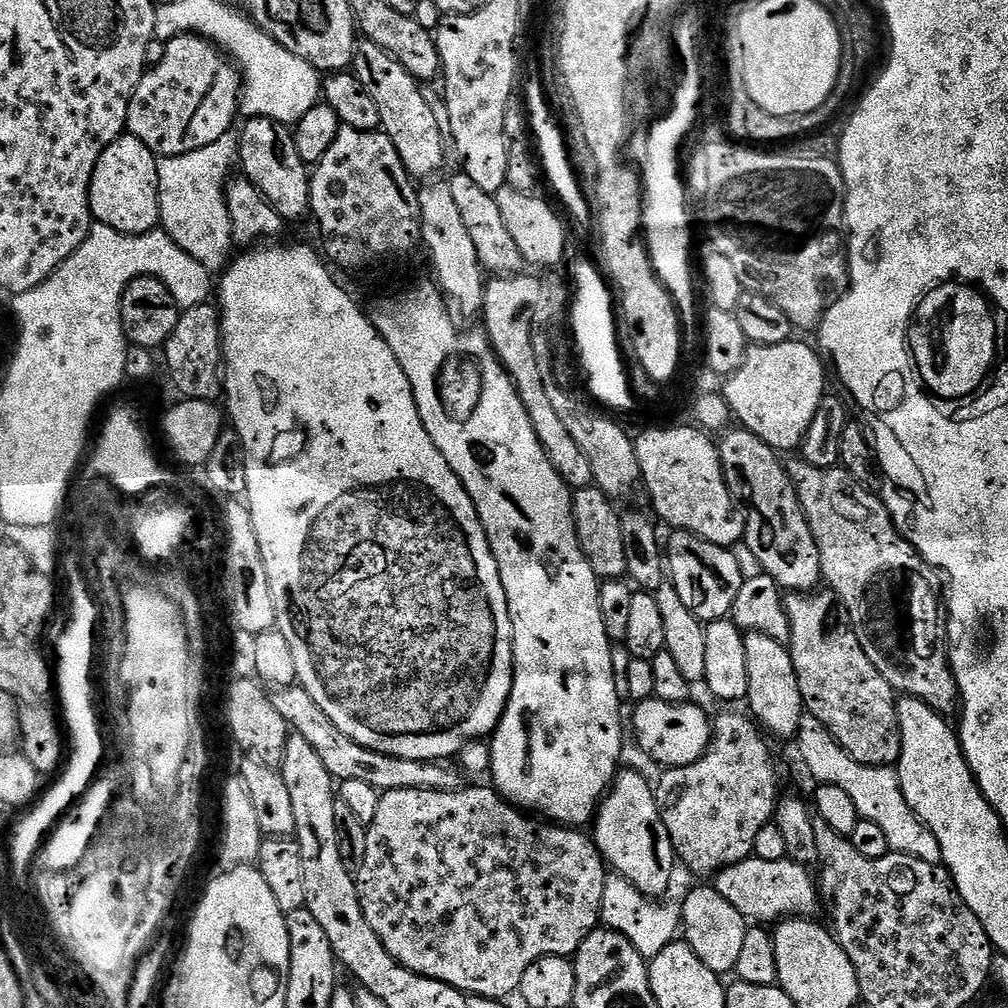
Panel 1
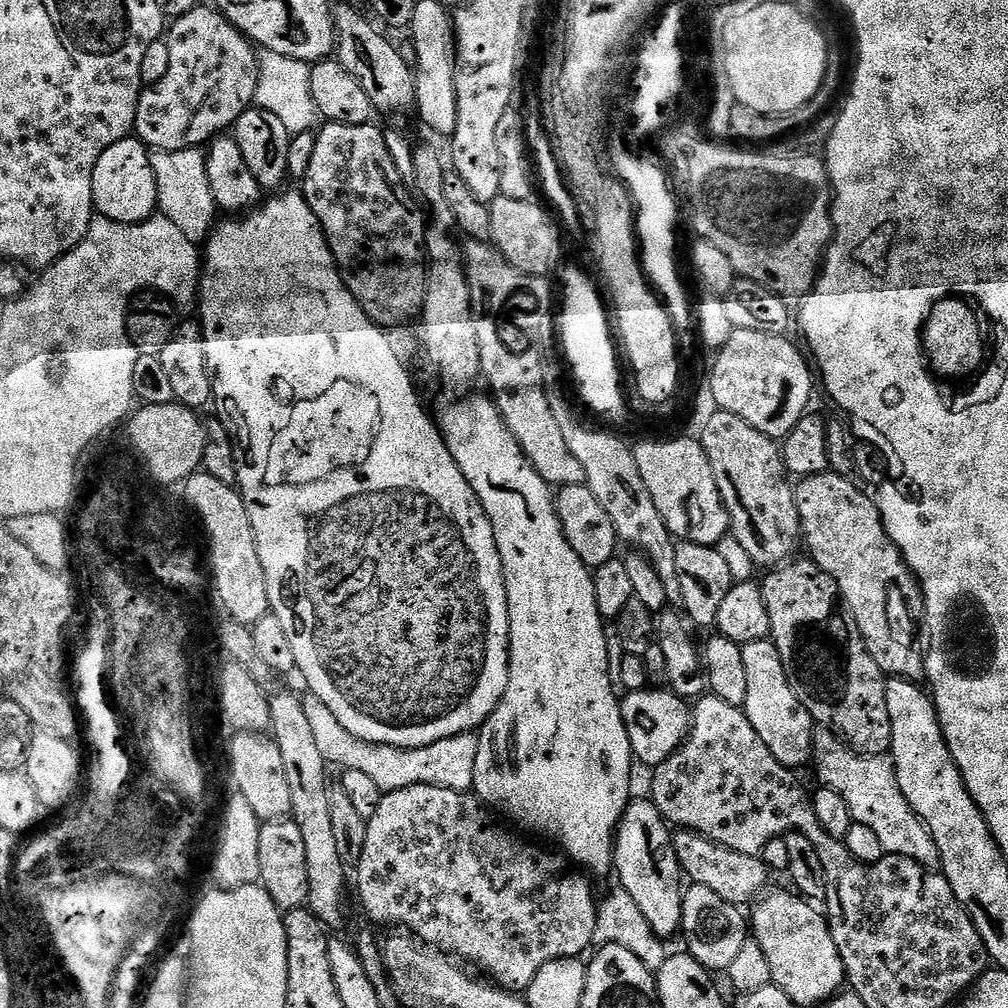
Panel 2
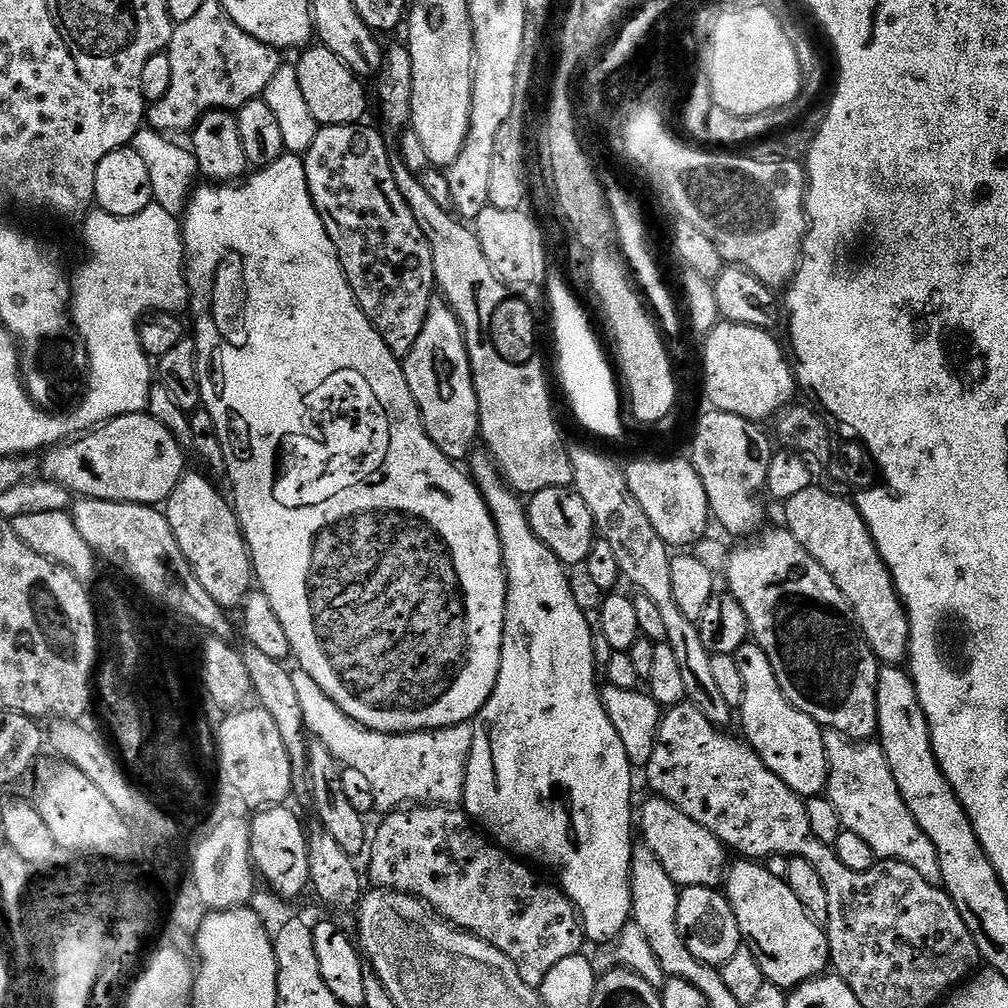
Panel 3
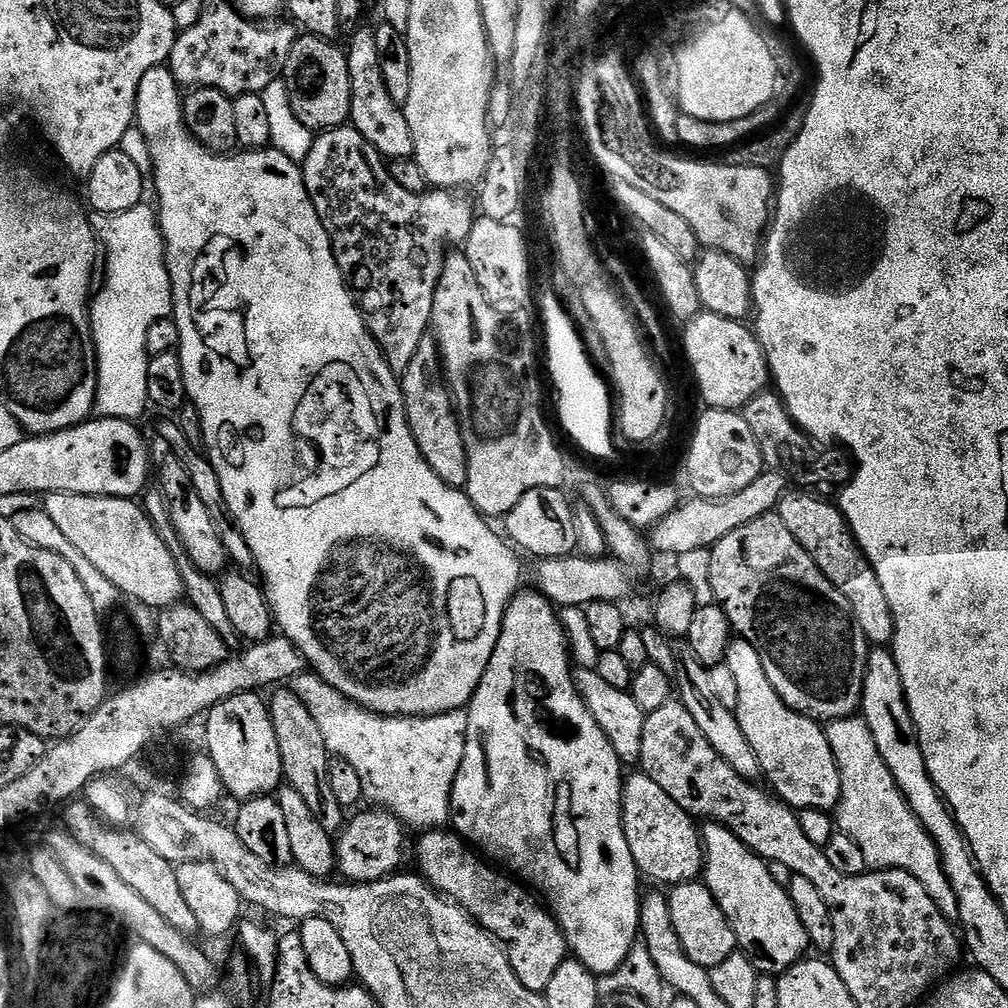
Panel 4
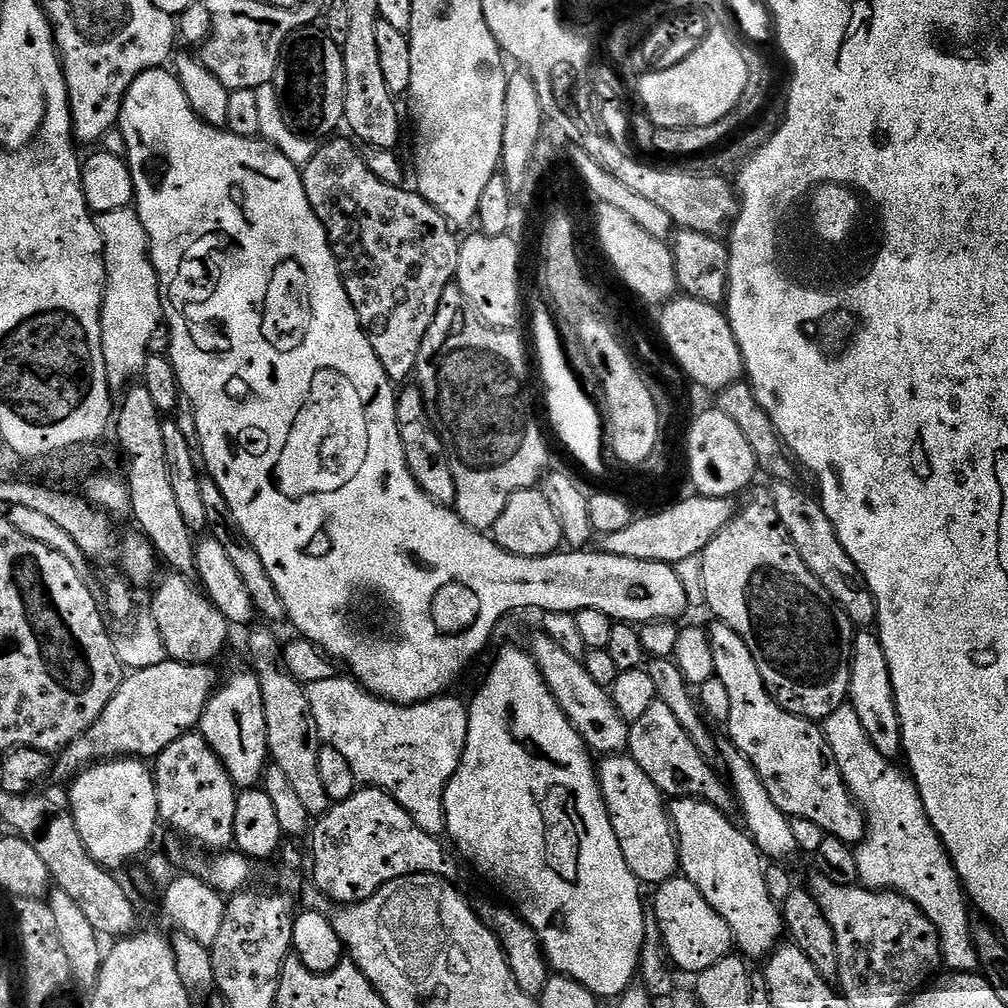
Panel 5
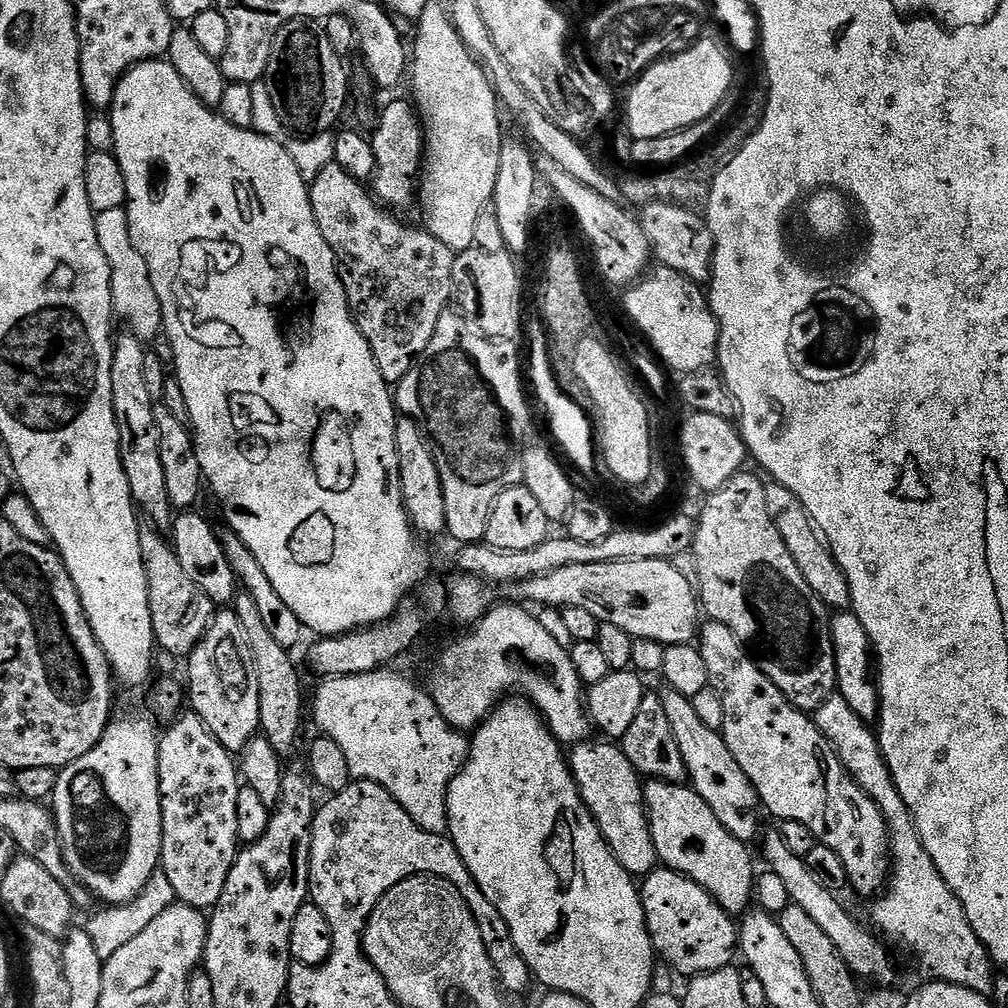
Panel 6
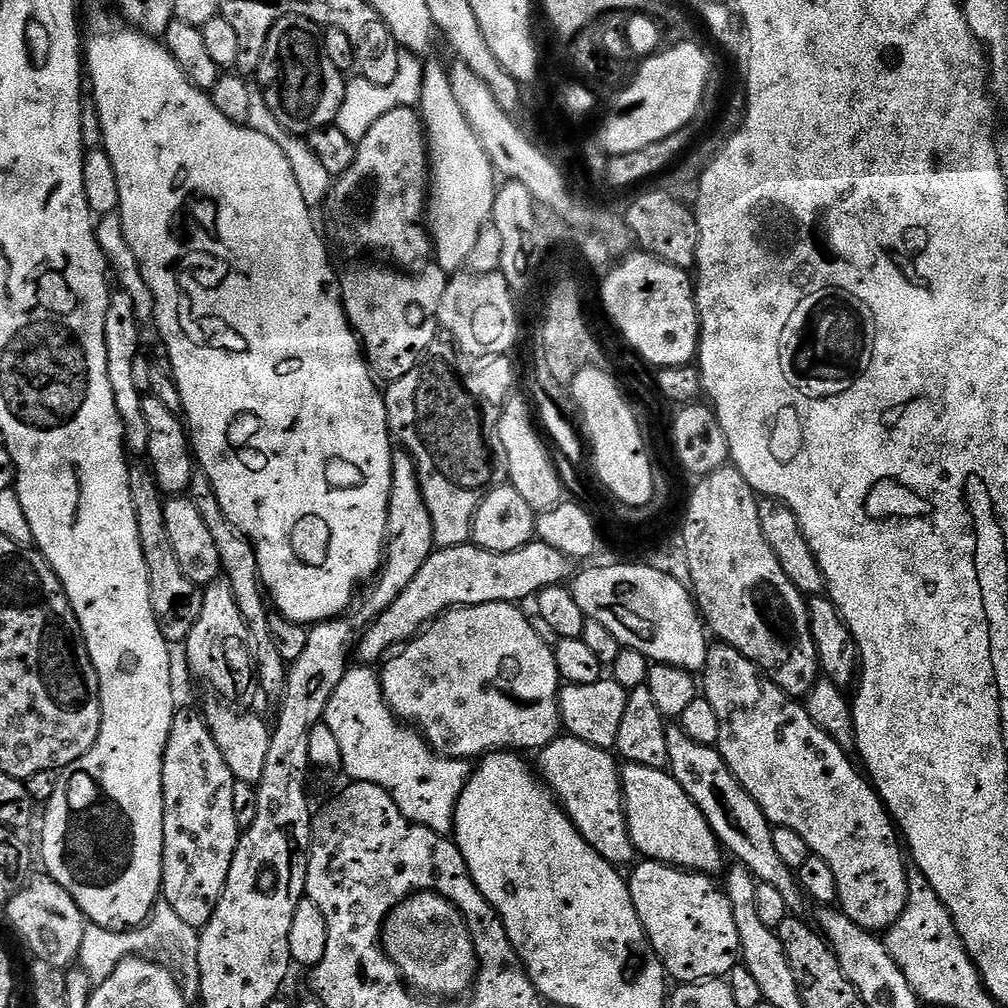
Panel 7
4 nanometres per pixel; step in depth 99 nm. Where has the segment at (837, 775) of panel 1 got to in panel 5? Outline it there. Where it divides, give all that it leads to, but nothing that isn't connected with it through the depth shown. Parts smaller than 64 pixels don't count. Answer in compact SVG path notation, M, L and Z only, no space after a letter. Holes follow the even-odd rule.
M845 702L842 706L838 706L838 710L834 710L834 714L830 714L822 722L822 727L828 751L832 753L832 762L838 766L849 794L864 813L864 839L854 848L860 884L866 888L899 892L901 896L913 900L922 910L922 914L926 914L926 918L934 922L938 930L943 963L949 964L947 967L953 972L976 972L980 968L980 959L976 953L974 924L968 921L970 904L952 859L948 857L948 851L940 841L940 835L934 830L922 806L922 798L916 791L915 783L909 779L903 767L895 768L897 765L885 758L878 750L878 746L874 746L874 742L870 742L870 734L866 734L851 703Z

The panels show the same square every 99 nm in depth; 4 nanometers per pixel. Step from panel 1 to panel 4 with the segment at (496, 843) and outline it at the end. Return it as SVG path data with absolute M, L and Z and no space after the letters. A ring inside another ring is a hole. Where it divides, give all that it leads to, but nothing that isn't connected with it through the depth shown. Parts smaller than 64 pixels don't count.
M428 830L421 836L424 837L416 844L419 875L499 941L508 953L514 974L518 974L518 982L522 982L526 990L543 994L550 986L550 978L554 978L554 970L558 970L570 956L551 912L519 879L497 870L487 859L477 855L455 831Z

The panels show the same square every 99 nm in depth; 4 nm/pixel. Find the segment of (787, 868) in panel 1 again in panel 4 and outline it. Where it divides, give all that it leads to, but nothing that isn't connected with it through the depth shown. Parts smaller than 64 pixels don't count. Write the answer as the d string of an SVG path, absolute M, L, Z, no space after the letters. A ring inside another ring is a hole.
M636 770L624 782L624 793L622 794L622 826L626 834L626 843L630 846L630 854L634 856L636 868L645 881L653 880L656 884L687 884L695 881L701 875L704 866L704 846L701 833L698 831L697 821L654 778L650 778L643 770Z

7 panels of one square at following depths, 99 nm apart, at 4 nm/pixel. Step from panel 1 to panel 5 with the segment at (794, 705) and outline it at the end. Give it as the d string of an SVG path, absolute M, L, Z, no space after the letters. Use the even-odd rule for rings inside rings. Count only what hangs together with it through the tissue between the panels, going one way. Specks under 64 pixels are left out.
M712 622L712 625L707 625L706 631L710 638L710 650L714 650L715 676L720 679L722 686L726 686L730 697L727 739L742 755L750 758L754 770L758 770L758 778L762 778L762 786L766 786L766 794L774 798L774 806L778 806L778 810L782 810L789 818L807 818L809 822L822 826L825 836L833 836L853 846L859 844L864 839L864 813L849 794L838 766L832 762L823 727L805 716L790 714L772 697L758 670L758 662L754 662L754 654L750 654L750 646L746 646L746 642L742 642L742 638L734 634L730 626Z

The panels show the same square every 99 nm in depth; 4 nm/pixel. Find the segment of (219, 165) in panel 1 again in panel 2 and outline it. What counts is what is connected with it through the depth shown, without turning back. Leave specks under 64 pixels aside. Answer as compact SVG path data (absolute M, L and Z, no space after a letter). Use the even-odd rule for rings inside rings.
M200 148L151 153L151 168L154 170L158 186L157 207L161 215L168 217L186 238L197 244L203 243L211 235L218 216L218 209L206 175L205 158L205 151Z

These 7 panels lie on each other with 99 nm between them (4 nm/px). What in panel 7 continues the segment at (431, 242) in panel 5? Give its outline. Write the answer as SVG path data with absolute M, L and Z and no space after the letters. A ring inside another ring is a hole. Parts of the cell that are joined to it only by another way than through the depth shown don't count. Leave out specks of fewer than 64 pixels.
M435 262L412 271L387 267L368 264L354 269L348 277L343 277L342 295L344 313L362 345L369 369L381 381L391 382L406 378L437 343L438 306L442 306L442 294L446 294L450 276Z

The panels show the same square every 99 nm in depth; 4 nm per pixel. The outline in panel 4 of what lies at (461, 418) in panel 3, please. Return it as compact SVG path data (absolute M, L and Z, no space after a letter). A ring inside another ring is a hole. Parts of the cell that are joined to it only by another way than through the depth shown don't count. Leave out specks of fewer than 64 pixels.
M426 338L422 346L418 346L418 354L406 366L400 380L400 389L404 395L406 418L410 430L414 434L414 442L418 442L418 450L422 458L452 488L461 490L468 487L468 455L464 449L465 433L460 433L460 424L456 421L457 409L454 407L452 393L442 375L442 357L437 341Z

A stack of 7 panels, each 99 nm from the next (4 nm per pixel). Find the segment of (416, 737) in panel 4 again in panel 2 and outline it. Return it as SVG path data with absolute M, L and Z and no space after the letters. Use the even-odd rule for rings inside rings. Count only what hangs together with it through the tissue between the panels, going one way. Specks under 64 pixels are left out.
M317 696L303 697L306 718L314 734L314 742L322 758L329 764L337 764L340 770L362 770L373 782L378 782L381 792L402 790L406 786L442 786L446 790L466 792L474 782L474 761L478 759L479 735L475 731L463 732L454 738L434 742L421 748L395 748L389 744L371 744L354 738Z

